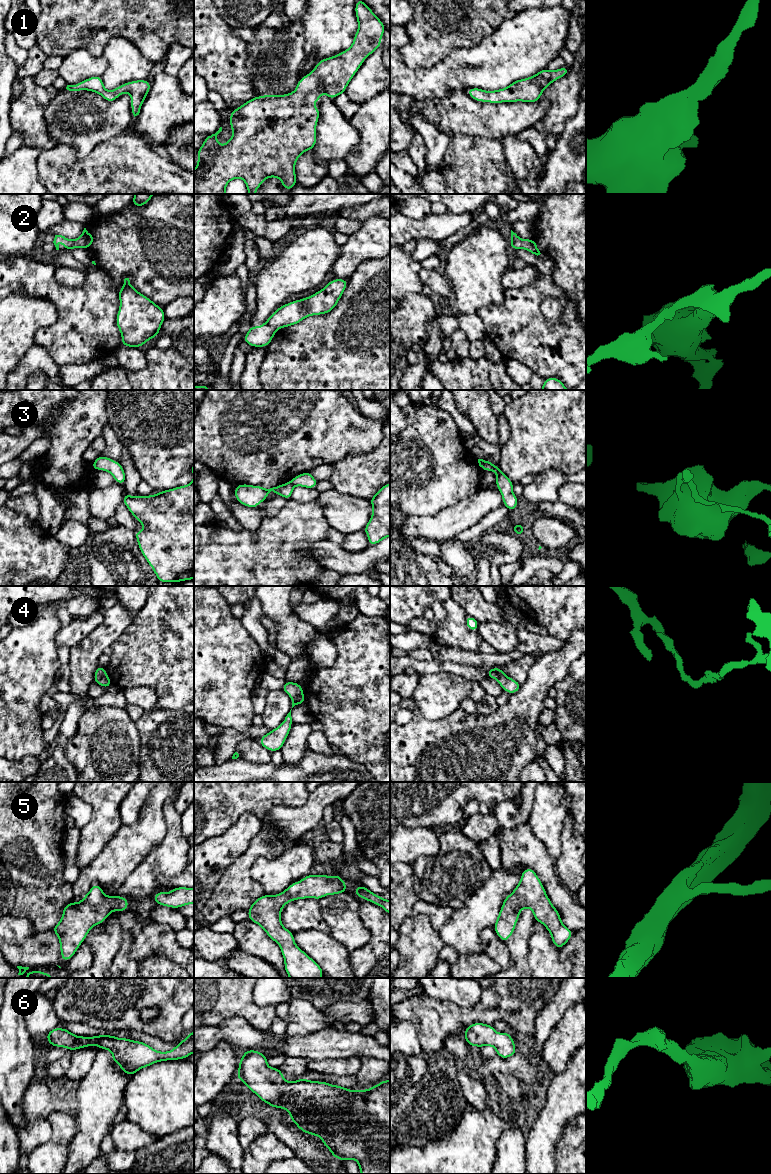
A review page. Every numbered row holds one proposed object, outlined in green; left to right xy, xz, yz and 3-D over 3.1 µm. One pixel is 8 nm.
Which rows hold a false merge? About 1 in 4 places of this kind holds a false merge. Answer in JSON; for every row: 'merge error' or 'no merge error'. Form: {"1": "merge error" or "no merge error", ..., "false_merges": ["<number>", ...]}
{"1": "no merge error", "2": "merge error", "3": "merge error", "4": "merge error", "5": "no merge error", "6": "no merge error", "false_merges": ["2", "3", "4"]}

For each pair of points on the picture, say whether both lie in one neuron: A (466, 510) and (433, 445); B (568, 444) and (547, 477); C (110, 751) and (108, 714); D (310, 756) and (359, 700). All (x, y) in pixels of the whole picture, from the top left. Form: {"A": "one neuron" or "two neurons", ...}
{"A": "two neurons", "B": "two neurons", "C": "one neuron", "D": "two neurons"}

